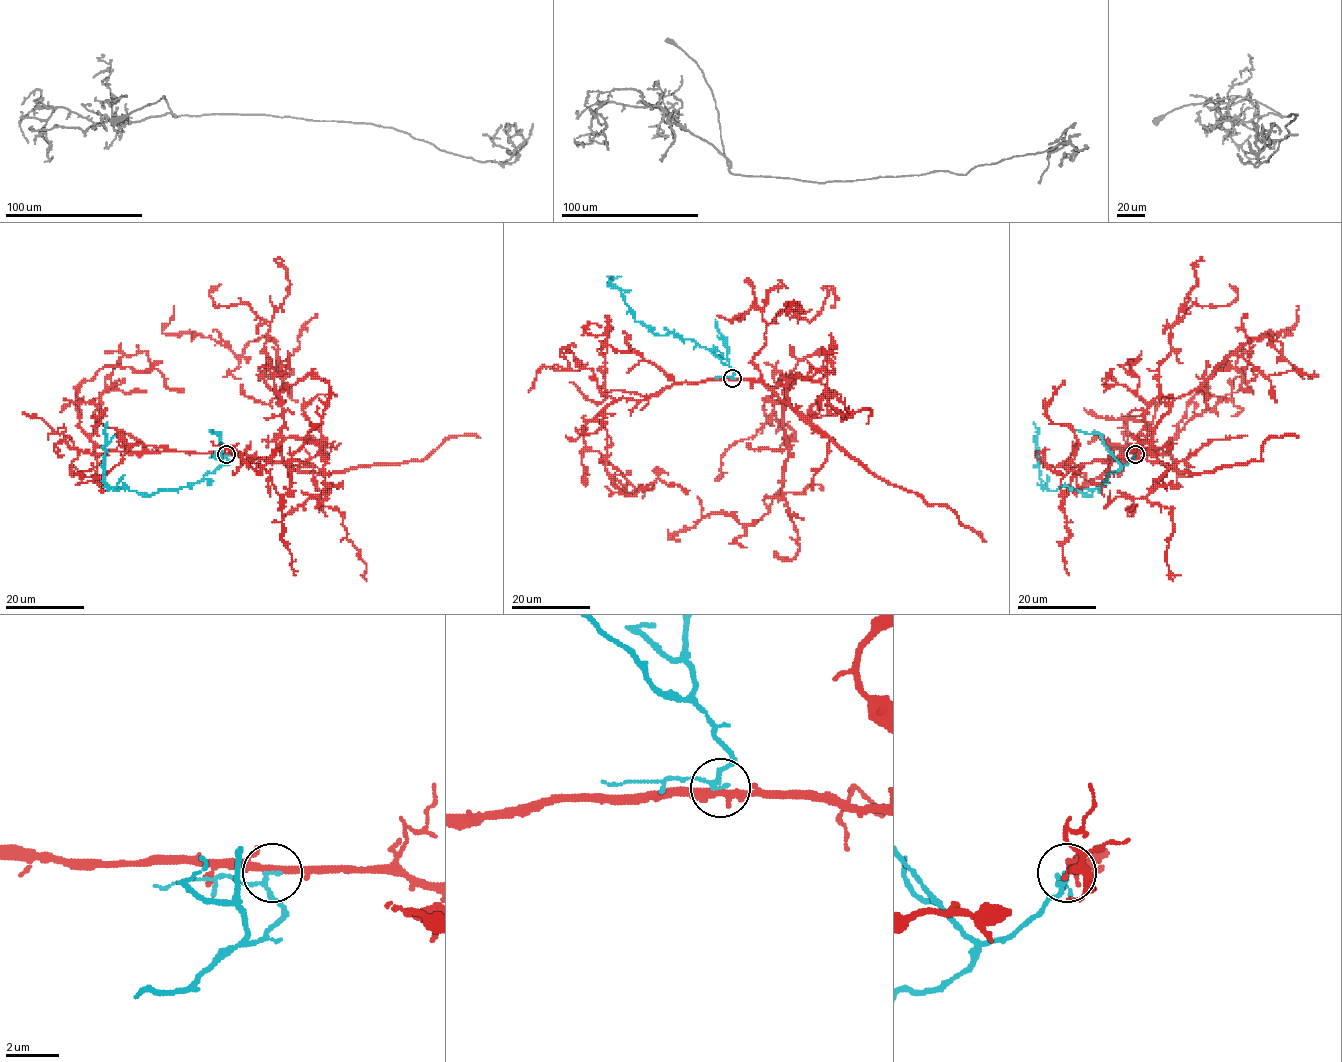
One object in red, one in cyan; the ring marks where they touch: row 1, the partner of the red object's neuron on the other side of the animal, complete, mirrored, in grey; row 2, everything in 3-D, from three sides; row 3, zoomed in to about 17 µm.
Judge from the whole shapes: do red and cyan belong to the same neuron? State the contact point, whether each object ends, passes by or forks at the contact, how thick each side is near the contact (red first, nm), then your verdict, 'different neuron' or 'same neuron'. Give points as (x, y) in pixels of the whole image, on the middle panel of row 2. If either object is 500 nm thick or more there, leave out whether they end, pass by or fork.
place (732, 378); red forks; cyan passes by; calibres 240 and 130 nm; same neuron

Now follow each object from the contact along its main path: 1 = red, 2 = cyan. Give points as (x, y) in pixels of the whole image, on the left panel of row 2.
1: (226, 455), (282, 461), (277, 346), (262, 337), (239, 356), (188, 331), (165, 335), (162, 329), (174, 306)
2: (226, 455), (225, 463), (187, 486), (149, 495), (127, 486), (114, 490), (104, 482), (106, 422)

